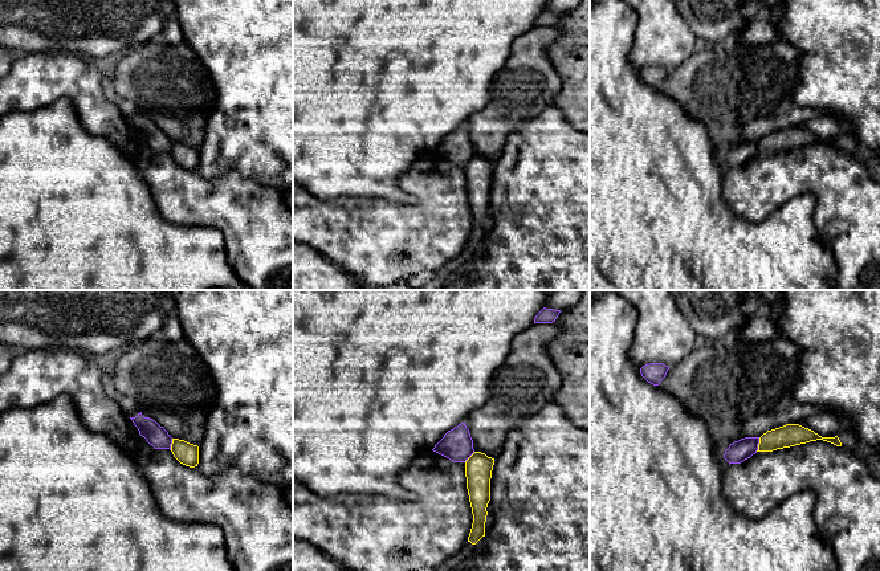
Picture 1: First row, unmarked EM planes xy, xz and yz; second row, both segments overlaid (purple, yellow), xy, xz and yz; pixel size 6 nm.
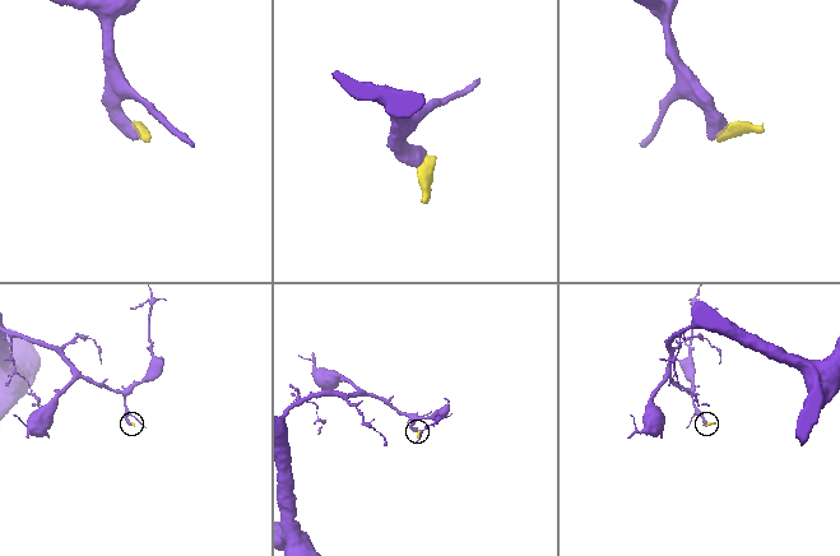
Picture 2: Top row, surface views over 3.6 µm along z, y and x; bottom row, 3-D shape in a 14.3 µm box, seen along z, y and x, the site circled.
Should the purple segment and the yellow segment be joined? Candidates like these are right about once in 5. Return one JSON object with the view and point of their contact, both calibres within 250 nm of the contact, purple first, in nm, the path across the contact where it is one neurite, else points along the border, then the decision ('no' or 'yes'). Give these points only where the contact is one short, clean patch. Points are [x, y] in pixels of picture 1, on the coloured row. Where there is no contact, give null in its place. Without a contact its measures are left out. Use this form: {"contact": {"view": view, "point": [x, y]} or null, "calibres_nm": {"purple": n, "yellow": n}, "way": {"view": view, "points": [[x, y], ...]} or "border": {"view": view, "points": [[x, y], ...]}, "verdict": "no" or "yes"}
{"contact": {"view": "yz", "point": [758, 443]}, "calibres_nm": {"purple": 130, "yellow": 140}, "border": {"view": "yz", "points": [[760, 437], [756, 451]]}, "verdict": "no"}

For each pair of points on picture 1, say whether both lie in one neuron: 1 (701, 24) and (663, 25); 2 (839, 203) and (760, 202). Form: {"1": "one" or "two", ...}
{"1": "two", "2": "one"}

